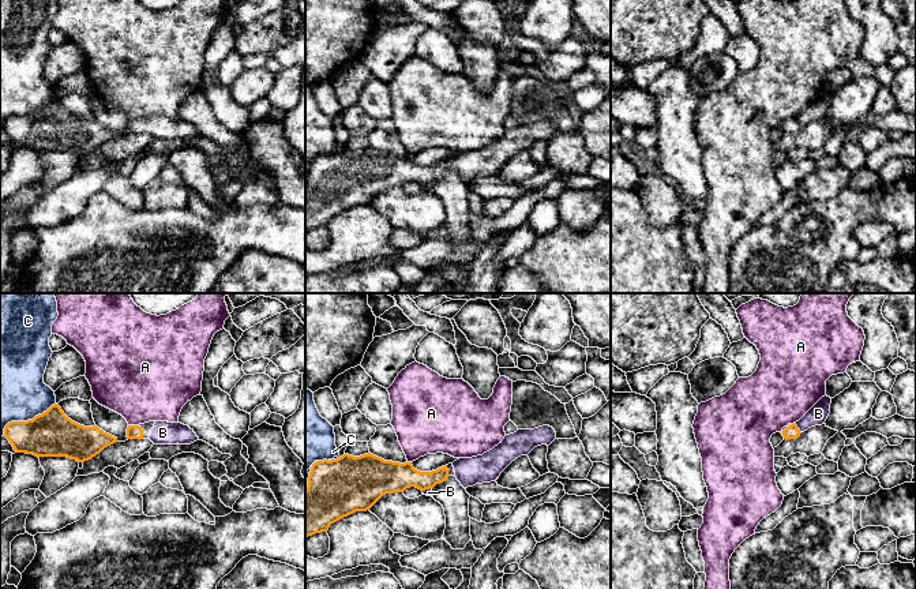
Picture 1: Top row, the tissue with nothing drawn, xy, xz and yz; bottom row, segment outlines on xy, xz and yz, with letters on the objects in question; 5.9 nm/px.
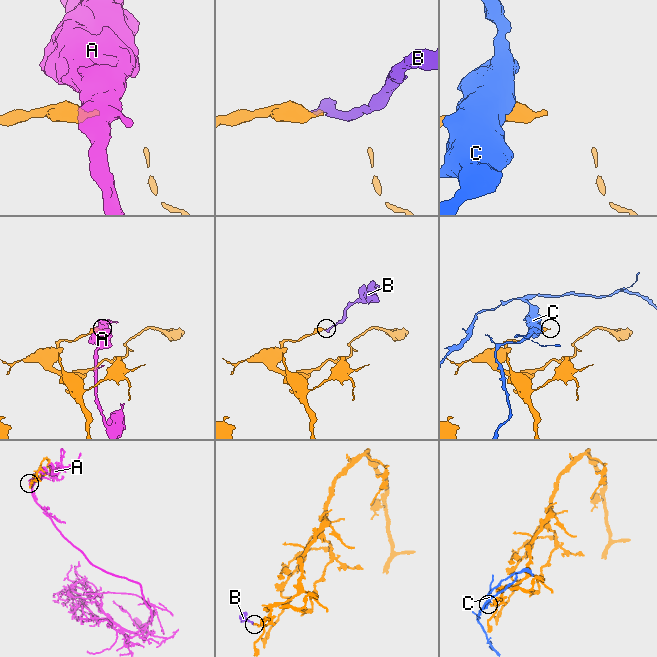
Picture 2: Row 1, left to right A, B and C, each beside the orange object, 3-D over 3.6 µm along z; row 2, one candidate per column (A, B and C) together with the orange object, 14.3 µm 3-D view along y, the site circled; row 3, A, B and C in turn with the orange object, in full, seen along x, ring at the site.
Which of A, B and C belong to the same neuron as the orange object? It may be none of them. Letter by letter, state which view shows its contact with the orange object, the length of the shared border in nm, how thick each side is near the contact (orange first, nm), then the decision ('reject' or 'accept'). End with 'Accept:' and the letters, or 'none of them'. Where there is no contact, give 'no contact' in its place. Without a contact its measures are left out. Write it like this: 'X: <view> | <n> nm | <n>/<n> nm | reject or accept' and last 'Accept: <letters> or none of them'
A: xy | 60 nm | 80/440 nm | reject
B: yz | 80 nm | 80/110 nm | accept
C: xy | 360 nm | 280/440 nm | reject
Accept: B

